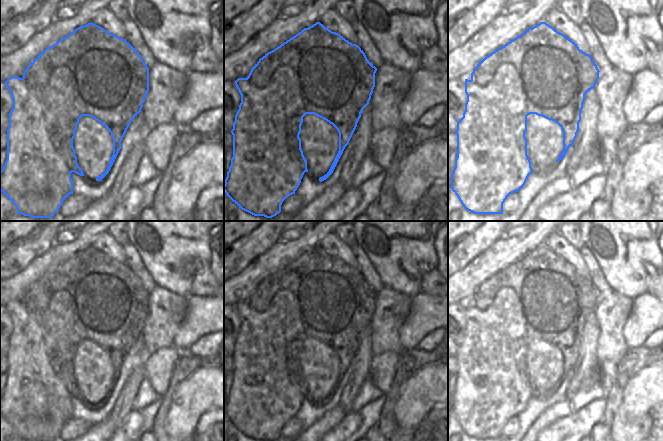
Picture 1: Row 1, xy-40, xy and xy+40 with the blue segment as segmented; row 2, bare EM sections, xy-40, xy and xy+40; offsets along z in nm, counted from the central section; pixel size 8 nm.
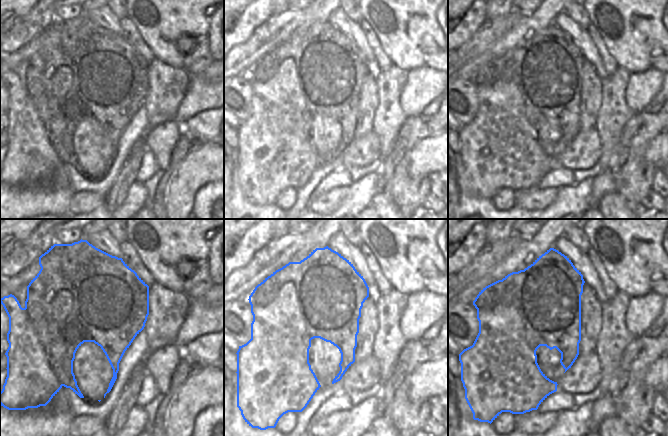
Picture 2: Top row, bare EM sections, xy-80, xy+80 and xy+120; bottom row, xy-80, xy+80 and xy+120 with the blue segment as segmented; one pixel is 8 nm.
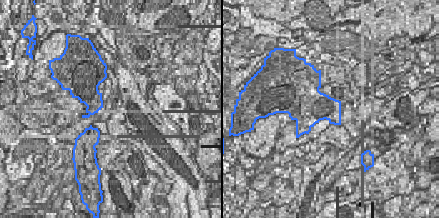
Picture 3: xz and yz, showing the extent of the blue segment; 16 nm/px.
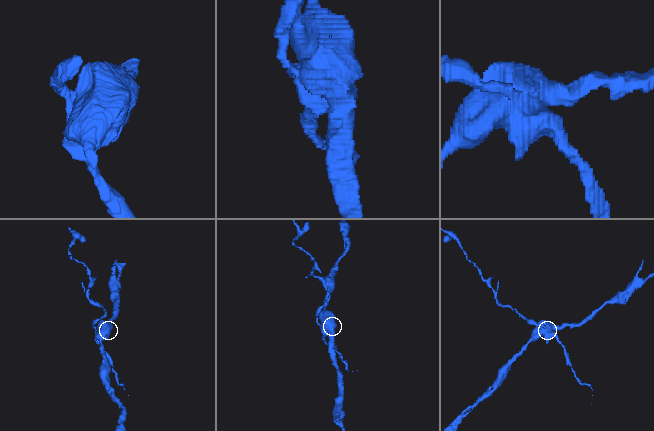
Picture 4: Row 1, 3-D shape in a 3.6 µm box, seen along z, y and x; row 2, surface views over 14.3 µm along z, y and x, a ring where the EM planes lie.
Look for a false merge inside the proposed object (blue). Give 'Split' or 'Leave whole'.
Split.

